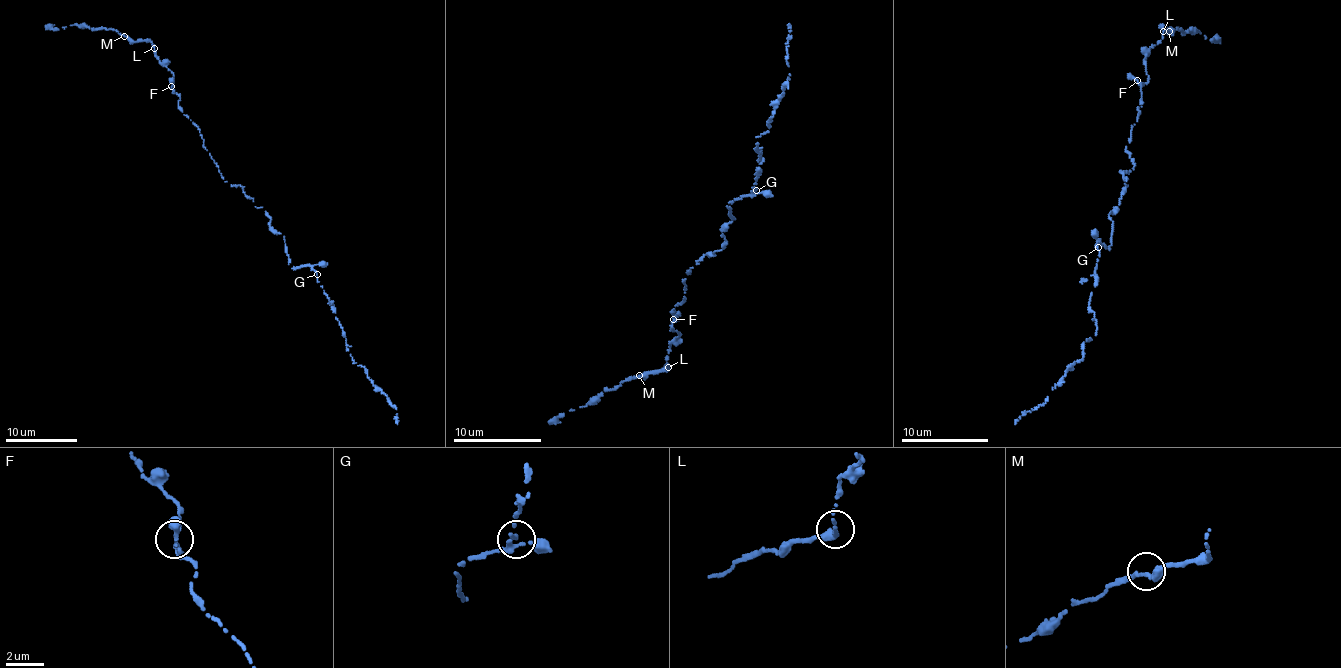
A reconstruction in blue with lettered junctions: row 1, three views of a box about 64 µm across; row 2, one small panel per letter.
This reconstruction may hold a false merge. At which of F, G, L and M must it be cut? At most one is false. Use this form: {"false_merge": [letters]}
{"false_merge": []}

